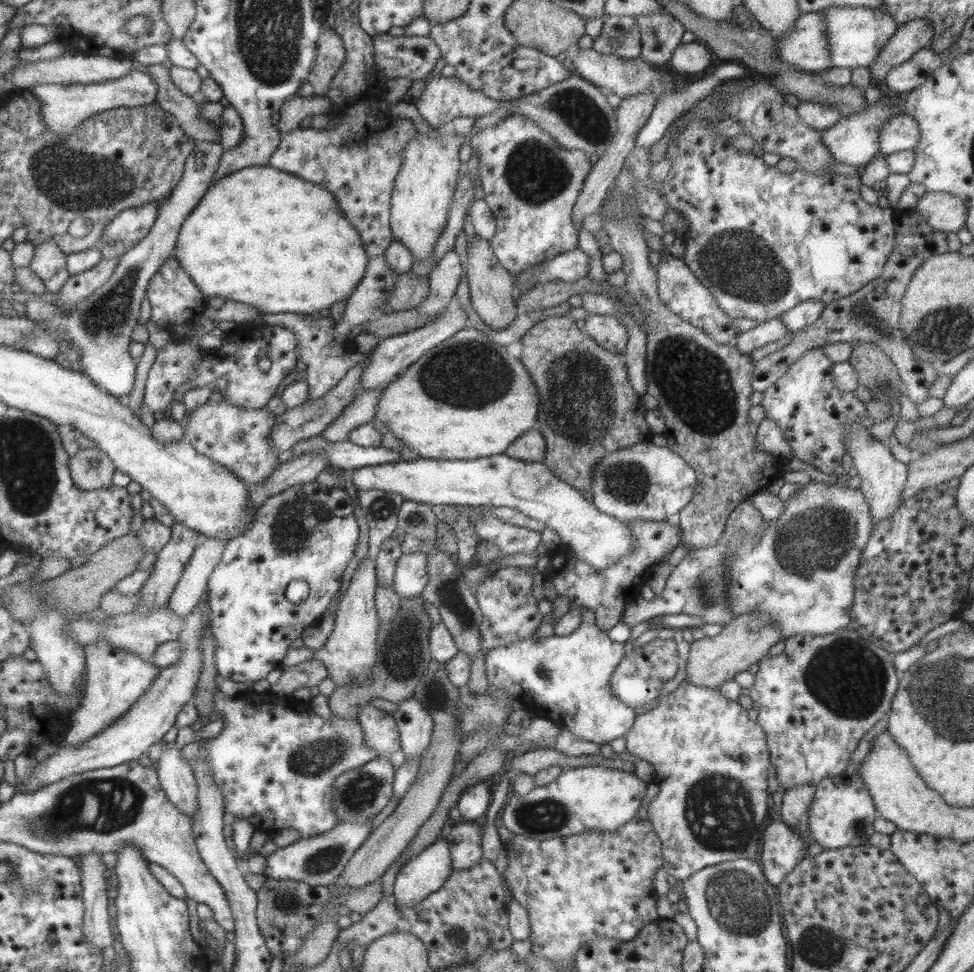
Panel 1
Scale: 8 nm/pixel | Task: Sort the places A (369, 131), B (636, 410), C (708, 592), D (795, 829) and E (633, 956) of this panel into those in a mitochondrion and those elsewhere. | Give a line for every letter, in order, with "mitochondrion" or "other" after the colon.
A: other
B: mitochondrion
C: mitochondrion
D: other
E: other

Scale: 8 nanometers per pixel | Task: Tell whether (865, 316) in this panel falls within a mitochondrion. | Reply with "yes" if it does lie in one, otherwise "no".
yes

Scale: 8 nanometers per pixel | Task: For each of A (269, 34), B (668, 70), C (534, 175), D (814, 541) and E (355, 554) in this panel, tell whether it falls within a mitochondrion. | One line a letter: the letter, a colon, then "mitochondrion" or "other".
A: mitochondrion
B: other
C: mitochondrion
D: mitochondrion
E: other

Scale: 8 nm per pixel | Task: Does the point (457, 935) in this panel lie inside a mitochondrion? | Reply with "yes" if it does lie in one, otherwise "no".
no

